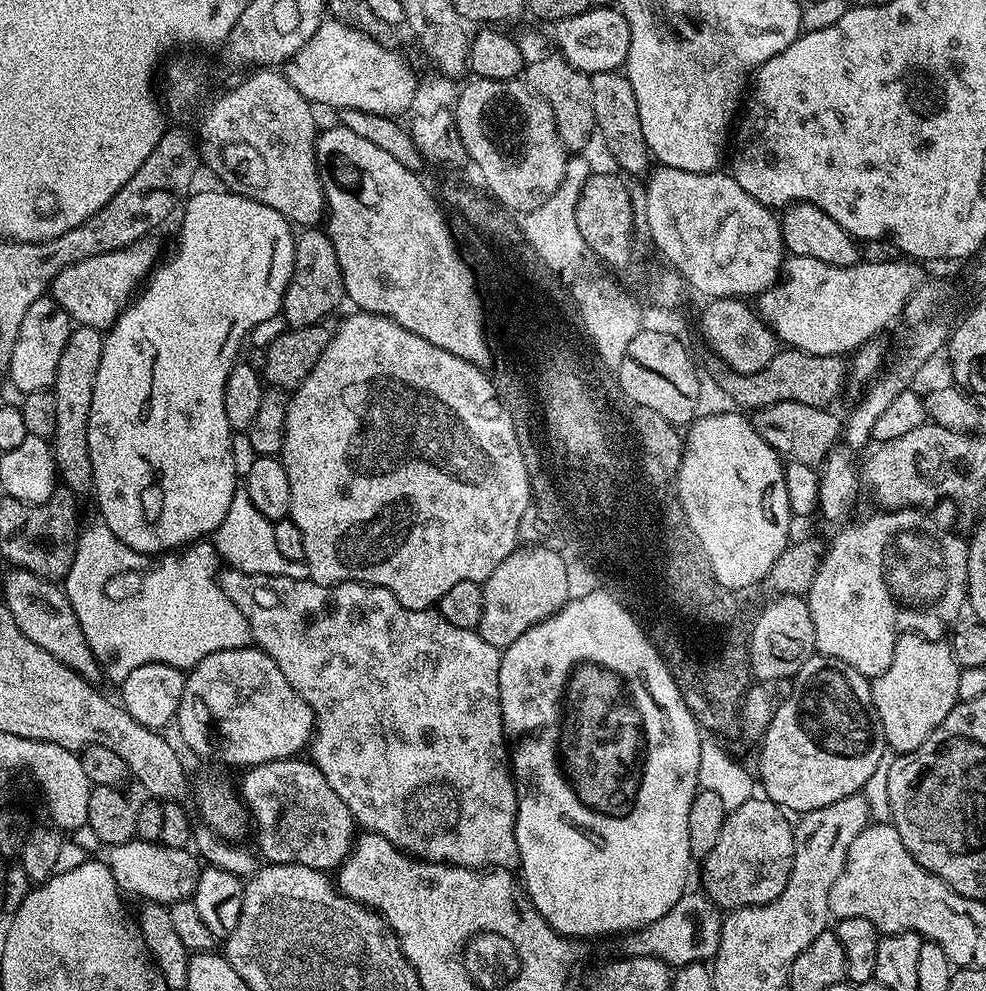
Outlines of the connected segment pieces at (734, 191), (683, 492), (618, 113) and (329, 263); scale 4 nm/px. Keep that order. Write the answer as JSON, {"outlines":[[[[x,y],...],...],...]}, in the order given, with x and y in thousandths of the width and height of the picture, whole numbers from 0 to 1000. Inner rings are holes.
{"outlines":[[[[665,168],[656,175],[656,182],[657,187],[652,187],[651,190],[651,193],[655,196],[656,237],[661,237],[661,242],[665,245],[666,252],[682,265],[678,267],[693,279],[694,286],[699,292],[707,291],[714,298],[714,301],[731,303],[737,299],[767,301],[770,300],[772,295],[778,295],[780,291],[787,288],[788,283],[791,282],[795,273],[795,263],[797,261],[797,251],[795,241],[791,235],[791,223],[788,215],[784,211],[778,210],[773,204],[761,200],[761,196],[757,196],[757,192],[753,192],[753,188],[748,188],[748,184],[741,176],[734,172],[727,172],[725,174],[701,174],[700,172]]],[[[742,414],[746,416],[722,416],[719,420],[711,419],[702,425],[694,440],[694,457],[692,458],[692,470],[688,474],[684,485],[685,499],[689,502],[691,515],[695,519],[700,535],[704,535],[708,539],[709,546],[716,557],[716,563],[719,564],[720,573],[723,576],[724,583],[734,593],[751,595],[751,593],[759,593],[762,589],[776,586],[779,581],[781,571],[785,571],[785,567],[789,567],[789,563],[793,559],[793,555],[799,552],[801,548],[801,540],[799,536],[803,533],[805,522],[801,515],[801,503],[797,503],[797,484],[795,482],[796,465],[791,457],[785,455],[777,446],[777,442],[773,442],[773,438],[769,438],[769,434],[765,434],[762,423],[754,415]]],[[[632,72],[601,73],[598,91],[602,99],[602,119],[604,133],[613,140],[619,156],[625,160],[630,175],[638,174],[641,178],[652,179],[658,173],[659,154],[657,144],[651,135],[651,119],[647,119],[647,103],[643,99],[643,87],[639,87]]],[[[312,228],[300,238],[298,272],[290,289],[286,323],[292,331],[305,331],[311,327],[324,327],[350,302],[349,282],[343,268],[343,256],[333,242],[332,233]],[[325,233],[325,234],[324,234]]]]}

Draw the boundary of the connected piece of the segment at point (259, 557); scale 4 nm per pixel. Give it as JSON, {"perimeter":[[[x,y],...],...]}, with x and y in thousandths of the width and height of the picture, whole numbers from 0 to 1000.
{"perimeter":[[[251,502],[246,504],[246,507],[235,508],[229,523],[219,533],[217,544],[219,544],[222,559],[229,565],[227,567],[234,573],[245,575],[246,578],[296,582],[299,585],[314,583],[312,569],[308,566],[294,567],[283,558],[282,551],[279,550],[277,526],[263,518]]]}

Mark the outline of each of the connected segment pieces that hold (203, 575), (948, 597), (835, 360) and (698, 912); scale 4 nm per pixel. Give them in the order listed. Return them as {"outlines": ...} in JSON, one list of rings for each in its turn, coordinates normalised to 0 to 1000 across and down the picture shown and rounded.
{"outlines":[[[[103,527],[96,528],[91,530],[90,533],[88,530],[82,536],[81,543],[77,546],[77,562],[68,581],[63,586],[63,592],[65,598],[69,601],[71,612],[75,612],[75,620],[79,620],[79,630],[83,632],[83,638],[87,640],[87,646],[91,648],[91,654],[95,656],[95,664],[101,670],[102,679],[106,683],[111,682],[117,689],[116,691],[122,692],[134,676],[138,673],[148,672],[150,669],[168,669],[184,676],[194,676],[199,673],[201,668],[205,668],[205,664],[209,664],[218,658],[253,653],[256,646],[256,637],[252,635],[252,629],[245,620],[245,616],[241,616],[241,612],[237,612],[237,607],[233,603],[229,603],[229,599],[224,595],[221,572],[219,573],[217,566],[211,565],[210,548],[200,547],[186,555],[165,558],[159,563],[157,560],[148,557],[137,557],[132,551],[128,551],[128,547],[119,543],[116,535],[112,535],[112,531],[108,531]]],[[[907,513],[885,518],[854,534],[844,549],[842,545],[830,579],[817,598],[822,624],[826,624],[828,658],[850,664],[881,684],[892,682],[899,672],[903,672],[907,652],[915,640],[930,638],[944,646],[960,643],[975,625],[974,617],[979,617],[982,607],[982,545],[979,542],[969,541],[965,532],[932,513]]],[[[806,353],[792,354],[783,362],[783,368],[776,371],[774,375],[766,375],[765,377],[748,377],[742,372],[731,370],[730,376],[726,379],[726,387],[743,404],[743,409],[749,410],[752,413],[770,414],[788,408],[789,406],[813,406],[813,410],[826,410],[827,412],[840,412],[848,404],[848,399],[856,392],[856,383],[858,387],[858,367],[851,359],[831,359],[830,357],[822,357],[820,355],[809,355]]],[[[695,899],[688,910],[684,910],[684,914],[671,922],[671,926],[659,930],[654,936],[632,941],[628,946],[630,962],[647,967],[667,967],[683,979],[689,979],[698,973],[714,973],[721,970],[728,959],[731,931],[731,917],[713,899]]]]}

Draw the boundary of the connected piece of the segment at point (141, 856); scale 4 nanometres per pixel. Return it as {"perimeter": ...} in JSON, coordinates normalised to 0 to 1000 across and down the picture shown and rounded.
{"perimeter":[[[136,847],[115,852],[109,860],[112,882],[123,901],[131,905],[143,904],[143,909],[173,914],[181,908],[194,906],[201,894],[205,872],[200,861],[191,856],[173,856],[161,850]]]}

